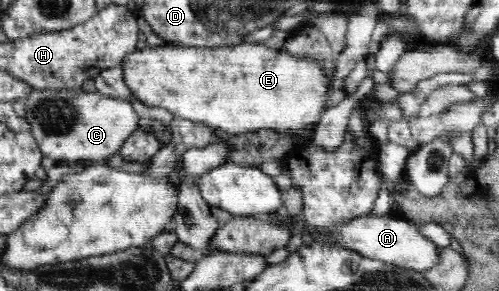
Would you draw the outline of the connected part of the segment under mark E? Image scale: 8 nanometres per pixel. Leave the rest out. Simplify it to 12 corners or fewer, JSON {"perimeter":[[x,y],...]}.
{"perimeter":[[262,44],[147,46],[123,81],[220,129],[315,133],[328,74]]}

